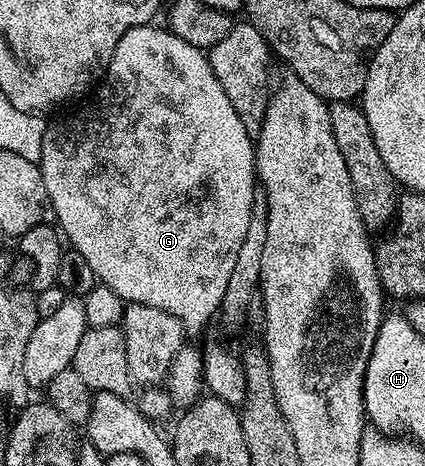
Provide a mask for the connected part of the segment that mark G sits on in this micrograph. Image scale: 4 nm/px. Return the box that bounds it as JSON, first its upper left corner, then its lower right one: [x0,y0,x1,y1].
[38,23,258,337]

